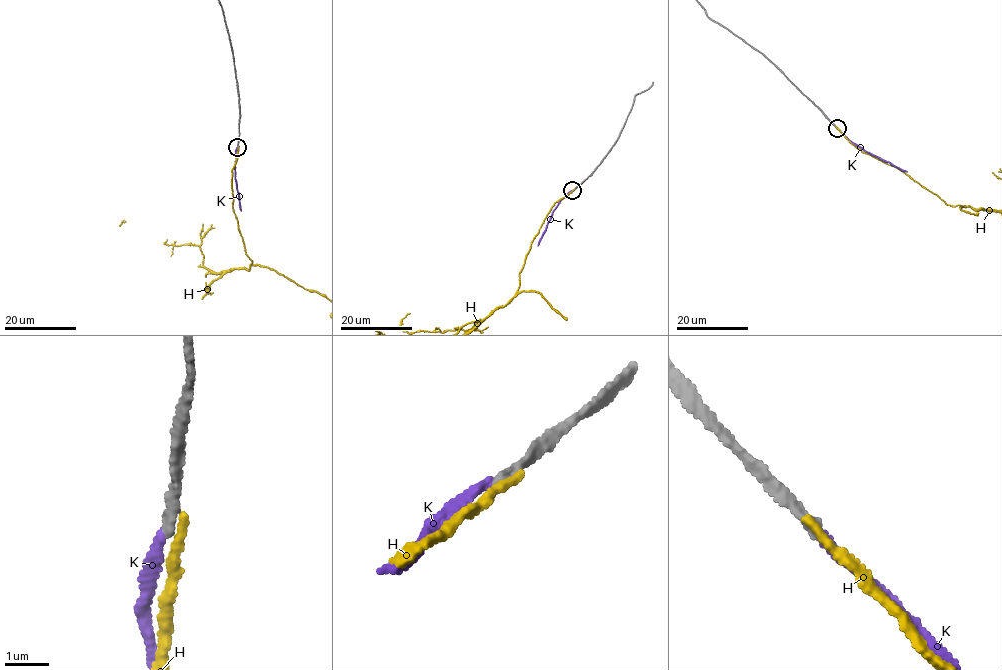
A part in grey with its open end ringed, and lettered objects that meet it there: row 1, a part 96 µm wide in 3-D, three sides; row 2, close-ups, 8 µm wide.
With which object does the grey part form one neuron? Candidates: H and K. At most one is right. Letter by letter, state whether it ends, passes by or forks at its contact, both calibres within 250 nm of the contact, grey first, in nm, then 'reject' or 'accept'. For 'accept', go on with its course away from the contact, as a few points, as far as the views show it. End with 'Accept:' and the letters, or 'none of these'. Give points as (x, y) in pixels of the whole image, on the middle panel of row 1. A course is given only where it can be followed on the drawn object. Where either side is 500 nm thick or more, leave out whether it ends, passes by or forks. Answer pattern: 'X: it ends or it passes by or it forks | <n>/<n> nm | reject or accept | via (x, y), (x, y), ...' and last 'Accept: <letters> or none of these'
H: it ends | 240/200 nm | reject
K: it ends | 220/240 nm | accept | via (572, 190), (553, 211), (537, 245)
Accept: K

